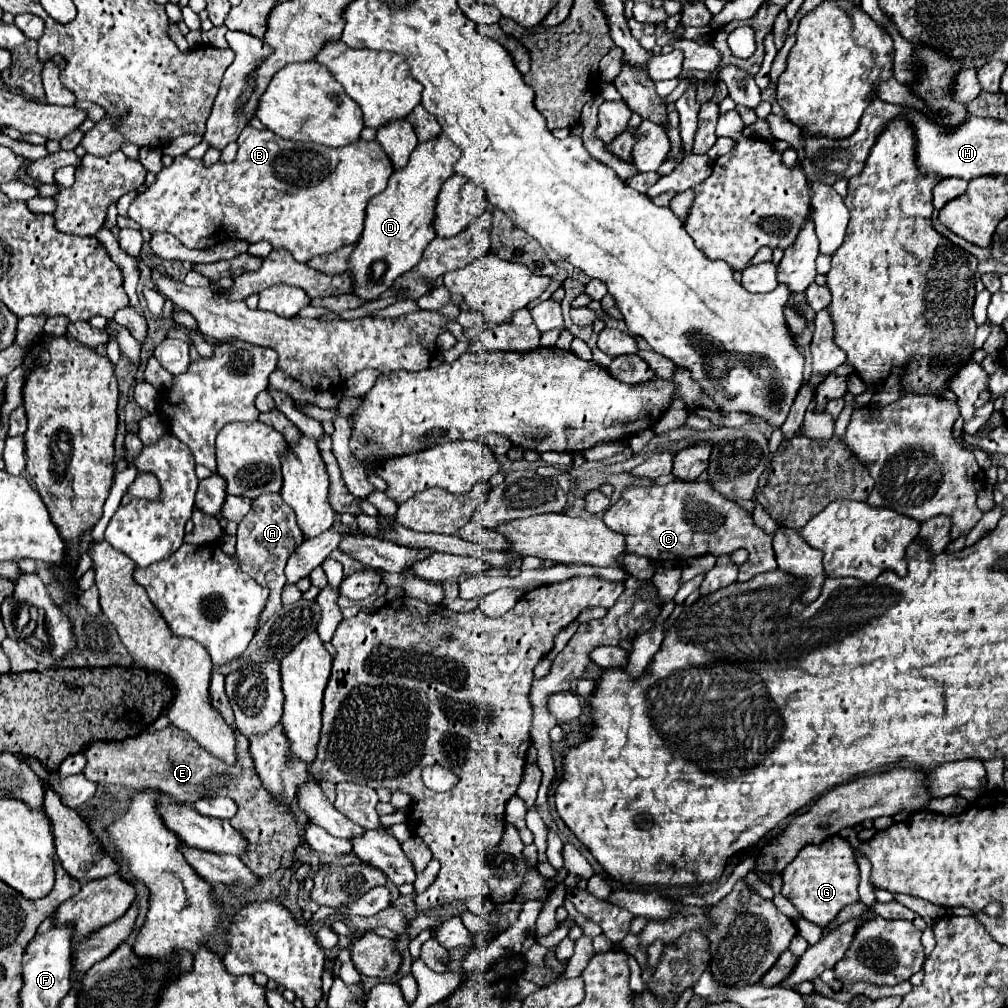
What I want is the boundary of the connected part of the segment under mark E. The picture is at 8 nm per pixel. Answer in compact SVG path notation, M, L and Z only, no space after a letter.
M213 672L211 676L211 706L223 716L229 728L235 730L235 754L237 762L233 766L223 764L223 760L211 756L207 750L199 748L191 736L175 726L167 726L161 732L143 732L137 738L127 738L123 742L93 742L83 752L87 756L85 778L97 782L101 786L121 784L133 790L159 790L171 794L177 802L195 804L199 798L211 796L229 796L239 806L235 818L231 818L231 826L243 834L249 844L249 852L243 858L243 864L257 872L259 878L271 876L277 872L281 858L285 852L297 850L305 838L297 830L297 820L293 812L283 812L283 808L275 808L271 804L271 796L267 796L267 788L263 788L259 774L255 772L255 762L251 760L249 740L235 728L233 710L225 696L225 676Z

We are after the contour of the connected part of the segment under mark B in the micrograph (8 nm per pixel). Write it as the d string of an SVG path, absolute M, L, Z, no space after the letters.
M245 126L239 134L237 158L229 164L215 162L205 166L203 160L189 156L173 158L169 168L161 168L157 180L131 202L127 216L149 232L169 232L187 248L213 248L223 238L245 240L249 244L267 240L273 248L287 248L297 262L313 256L335 252L341 246L355 244L363 232L367 202L383 192L393 164L379 142L357 140L349 146L329 148L315 142L293 142L275 136L271 130Z

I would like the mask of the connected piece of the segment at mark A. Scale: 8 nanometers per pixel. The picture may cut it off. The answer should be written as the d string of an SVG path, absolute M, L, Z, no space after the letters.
M263 494L253 500L251 510L239 522L235 536L237 536L237 558L241 570L249 574L257 584L267 586L271 590L269 602L259 620L259 624L265 624L265 620L273 616L275 610L281 608L281 590L285 586L283 568L287 564L287 556L291 556L291 552L303 542L303 532L299 532L299 526L295 522L295 512L291 512L291 508L283 504L281 494Z

